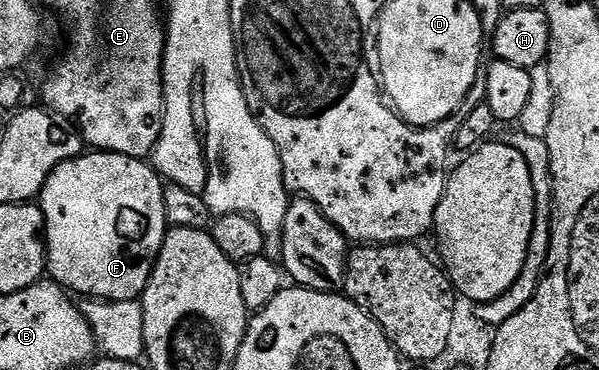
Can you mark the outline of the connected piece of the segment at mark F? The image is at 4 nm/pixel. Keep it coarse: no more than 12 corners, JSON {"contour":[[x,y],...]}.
{"contour":[[83,152],[40,194],[49,276],[137,301],[168,232],[153,164]]}

